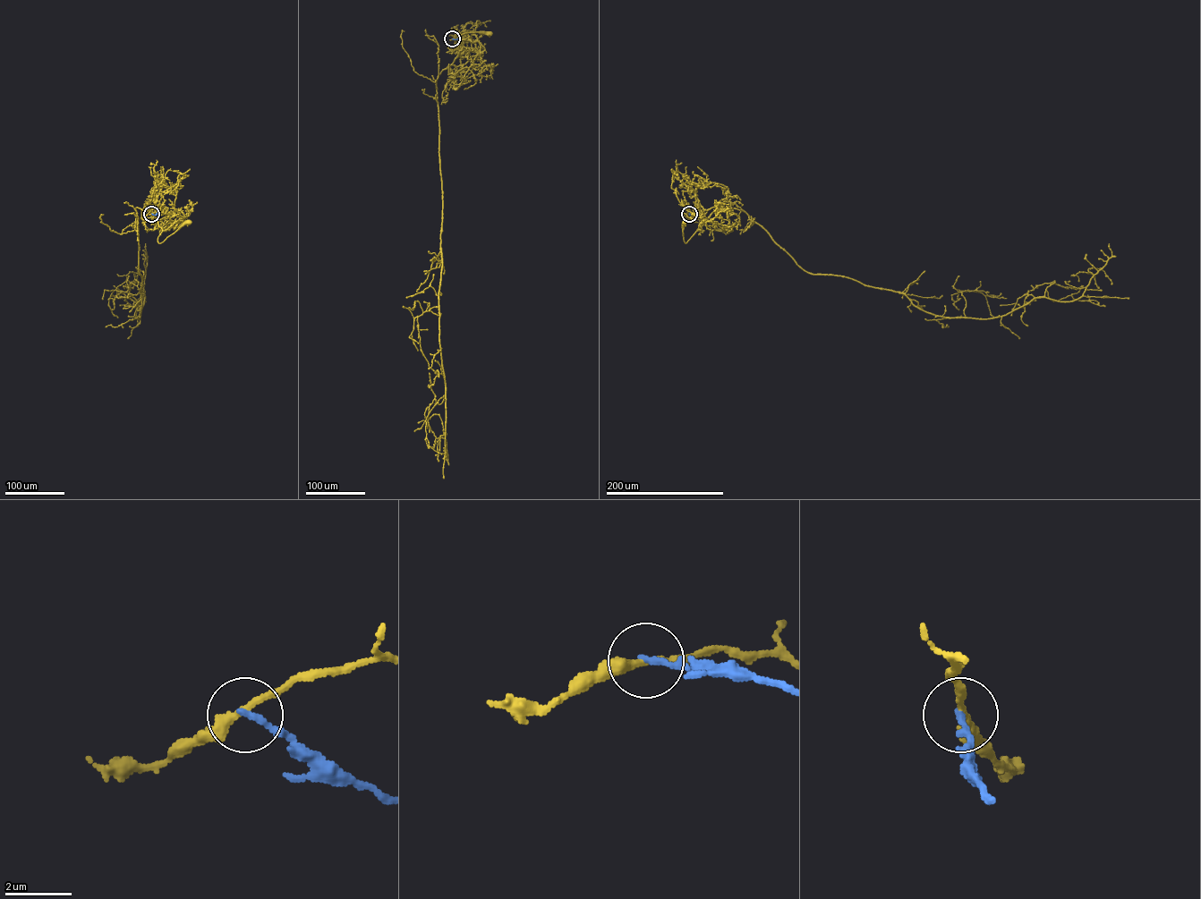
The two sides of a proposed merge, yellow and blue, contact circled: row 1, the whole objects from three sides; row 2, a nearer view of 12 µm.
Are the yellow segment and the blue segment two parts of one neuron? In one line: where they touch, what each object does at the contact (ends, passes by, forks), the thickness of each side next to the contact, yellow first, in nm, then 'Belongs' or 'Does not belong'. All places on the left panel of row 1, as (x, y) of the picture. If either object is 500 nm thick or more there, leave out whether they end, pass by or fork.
Place: (151, 214). At the ring yellow passes by. At the ring blue ends. Thickness 240 nm (yellow) against 190 nm. Does not belong

